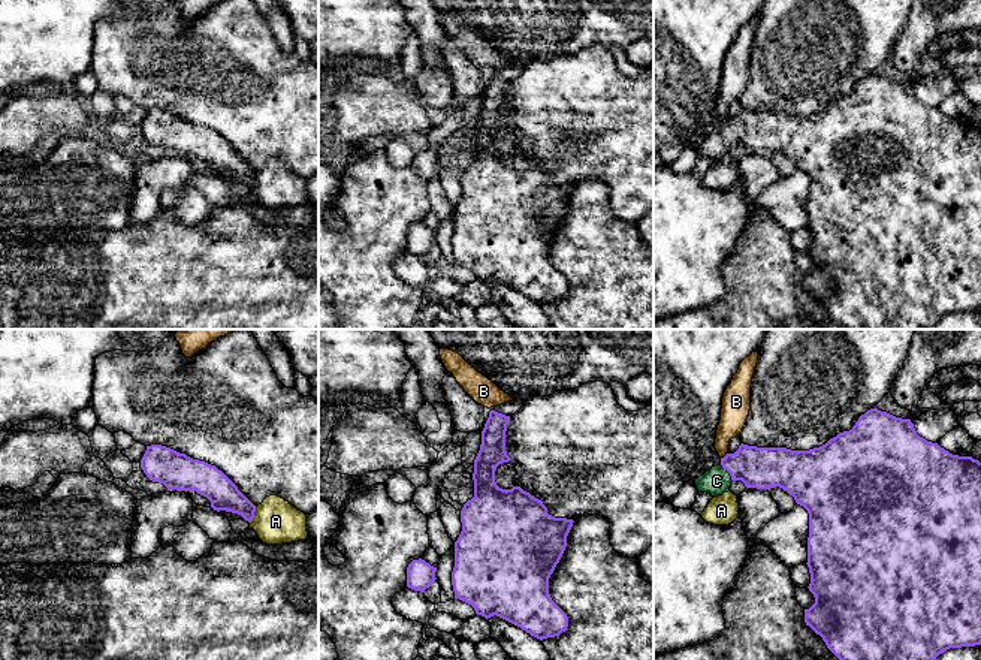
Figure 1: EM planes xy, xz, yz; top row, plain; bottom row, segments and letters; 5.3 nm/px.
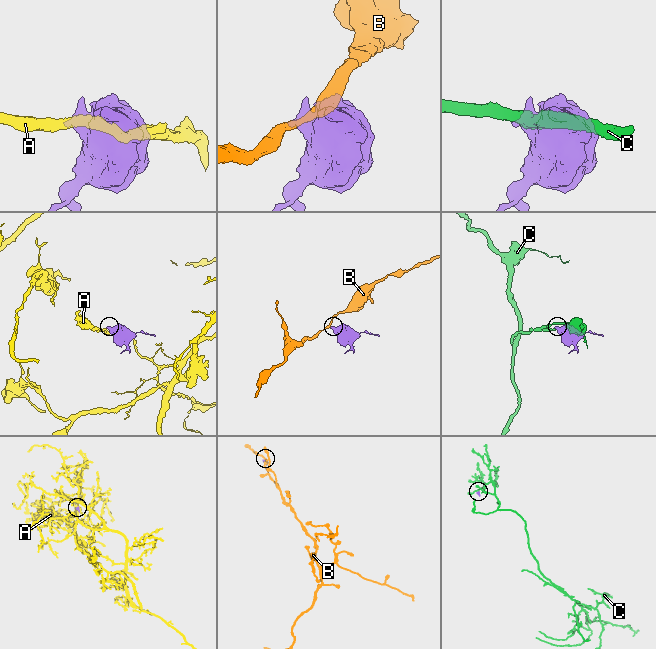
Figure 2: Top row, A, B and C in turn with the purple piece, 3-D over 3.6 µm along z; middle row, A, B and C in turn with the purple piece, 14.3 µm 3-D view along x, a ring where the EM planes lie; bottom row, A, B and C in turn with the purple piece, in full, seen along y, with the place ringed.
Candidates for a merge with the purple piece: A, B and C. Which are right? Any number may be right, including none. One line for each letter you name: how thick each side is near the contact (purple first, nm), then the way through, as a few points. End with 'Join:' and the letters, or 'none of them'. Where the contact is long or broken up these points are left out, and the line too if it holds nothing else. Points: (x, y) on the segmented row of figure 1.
C: calibres 220 and 150 nm; way yz (757, 467), (729, 472), (717, 481)
Join: C

